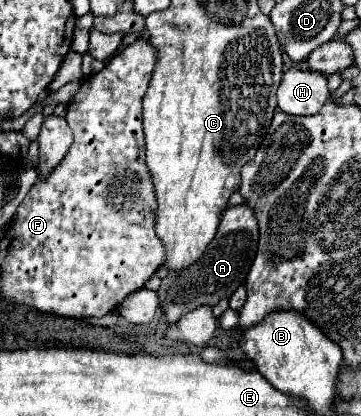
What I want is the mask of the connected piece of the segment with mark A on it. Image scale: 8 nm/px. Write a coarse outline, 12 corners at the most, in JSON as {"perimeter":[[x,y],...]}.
{"perimeter":[[221,215],[203,257],[163,281],[165,325],[245,283],[257,219]]}

